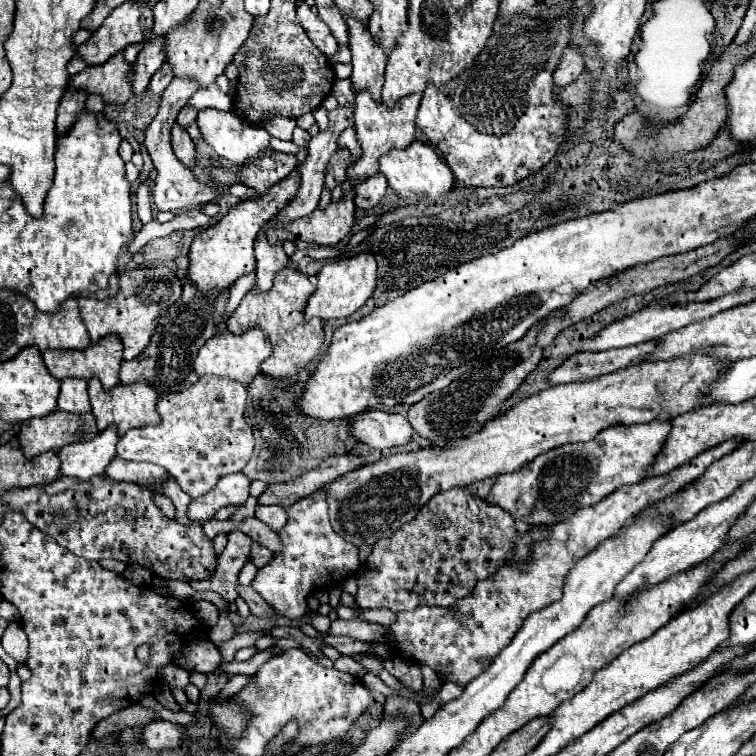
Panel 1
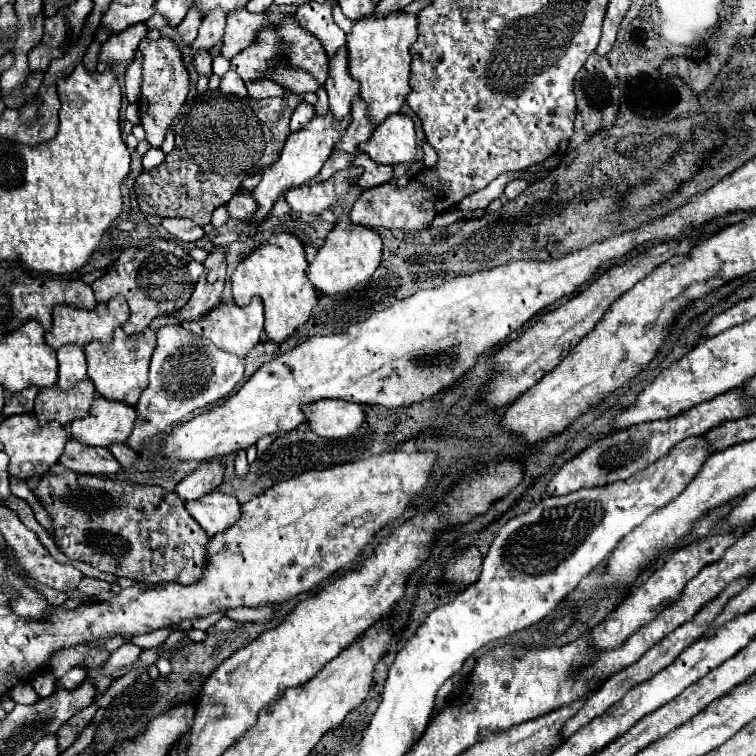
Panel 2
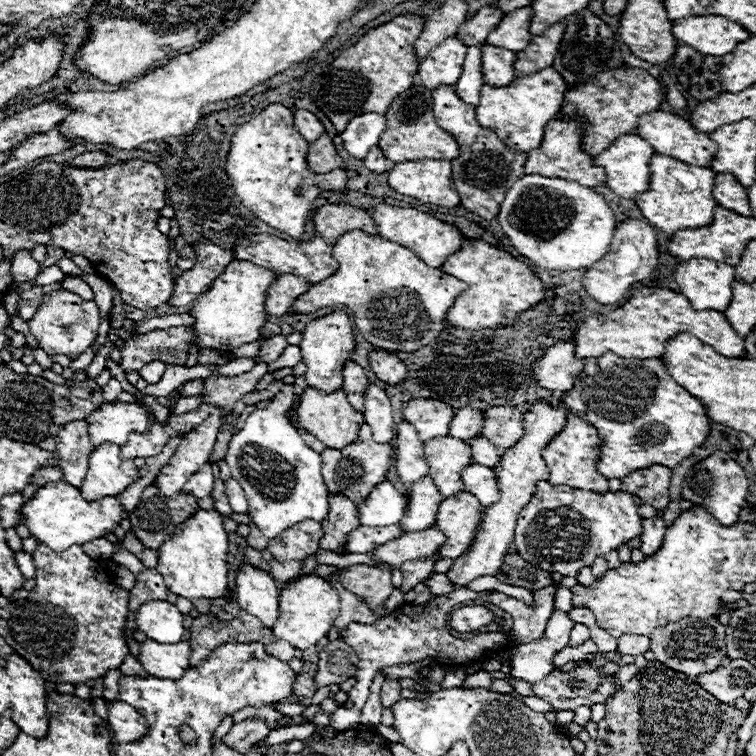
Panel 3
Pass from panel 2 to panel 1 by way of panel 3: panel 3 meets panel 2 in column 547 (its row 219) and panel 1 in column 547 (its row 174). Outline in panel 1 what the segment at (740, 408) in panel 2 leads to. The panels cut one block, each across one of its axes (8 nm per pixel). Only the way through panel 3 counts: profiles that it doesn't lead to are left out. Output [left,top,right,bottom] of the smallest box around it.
[492,422,670,524]

